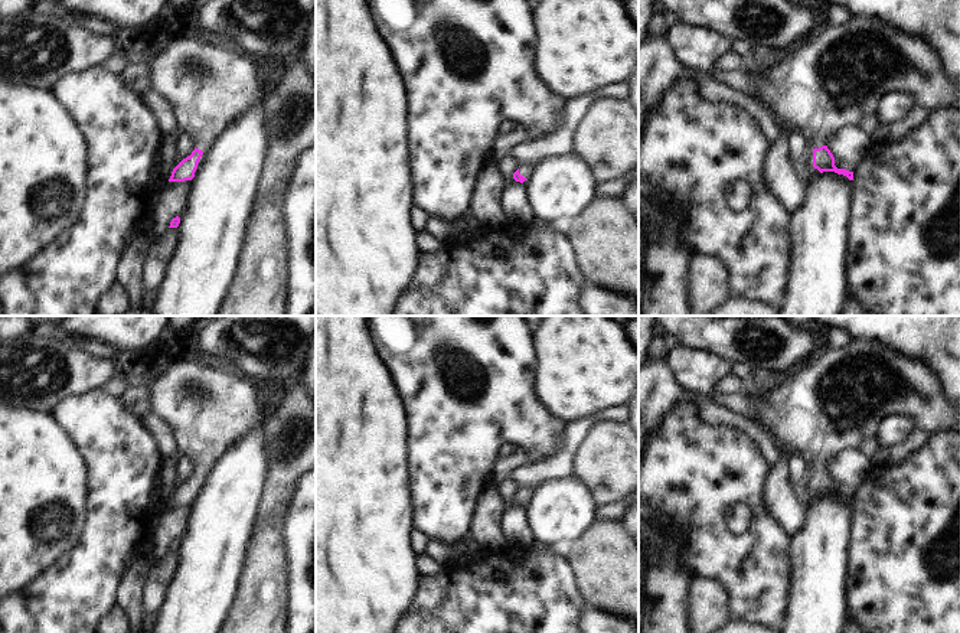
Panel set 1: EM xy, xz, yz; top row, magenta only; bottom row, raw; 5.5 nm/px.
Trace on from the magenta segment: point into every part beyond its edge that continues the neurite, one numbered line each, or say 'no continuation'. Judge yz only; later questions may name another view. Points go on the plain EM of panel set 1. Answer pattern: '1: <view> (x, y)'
1: yz (841, 400)

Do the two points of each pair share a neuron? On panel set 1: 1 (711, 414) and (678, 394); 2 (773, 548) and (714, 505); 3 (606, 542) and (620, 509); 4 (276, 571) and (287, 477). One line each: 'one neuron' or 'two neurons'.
1: one neuron
2: one neuron
3: two neurons
4: two neurons

